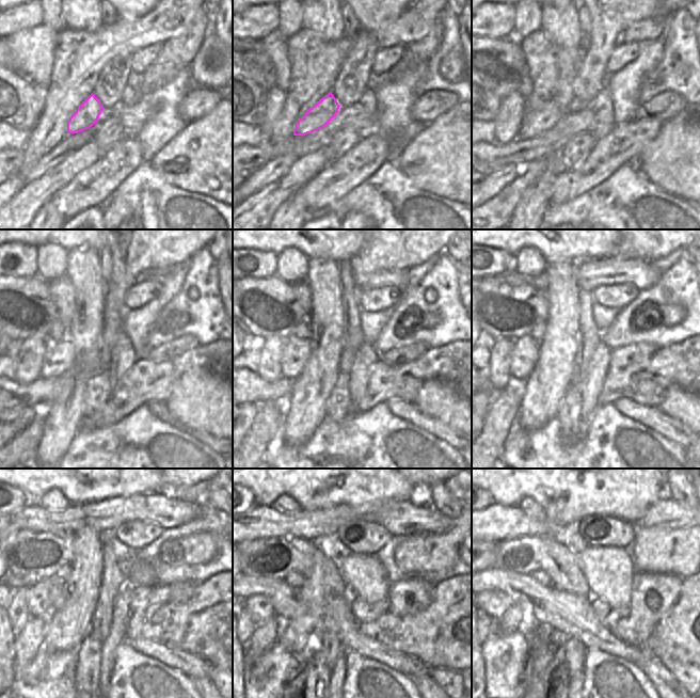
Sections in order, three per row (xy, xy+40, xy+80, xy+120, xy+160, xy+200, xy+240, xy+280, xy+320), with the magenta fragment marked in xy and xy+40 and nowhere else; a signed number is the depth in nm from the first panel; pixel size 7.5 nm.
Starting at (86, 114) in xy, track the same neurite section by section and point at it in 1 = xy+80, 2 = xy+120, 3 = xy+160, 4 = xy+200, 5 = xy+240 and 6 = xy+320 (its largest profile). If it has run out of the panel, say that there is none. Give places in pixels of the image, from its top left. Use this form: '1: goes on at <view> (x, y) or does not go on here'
1: goes on at xy+80 (534, 122)
2: goes on at xy+120 (59, 355)
3: goes on at xy+160 (296, 351)
4: goes on at xy+200 (525, 353)
5: goes on at xy+240 (44, 596)
6: goes on at xy+320 (494, 603)

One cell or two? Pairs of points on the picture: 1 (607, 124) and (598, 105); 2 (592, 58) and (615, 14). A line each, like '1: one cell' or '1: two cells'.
1: one cell
2: one cell

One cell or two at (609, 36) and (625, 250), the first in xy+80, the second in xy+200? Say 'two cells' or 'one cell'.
one cell

